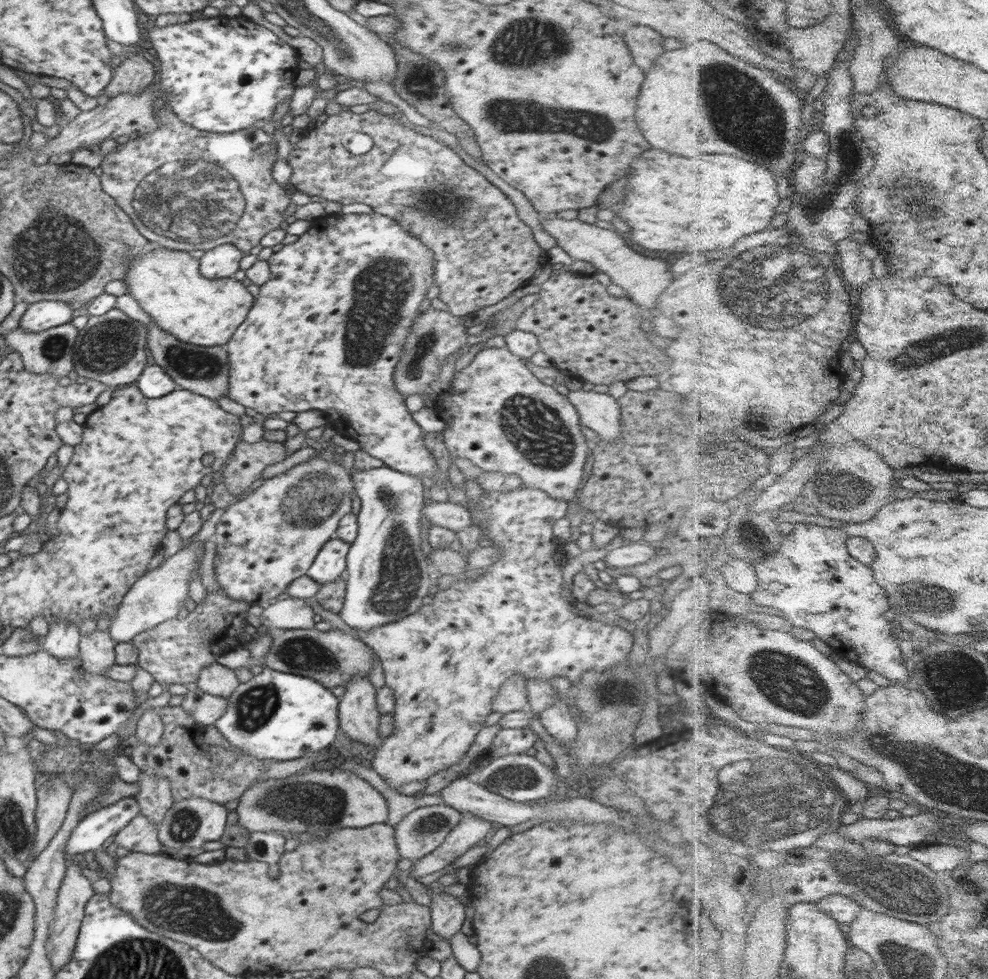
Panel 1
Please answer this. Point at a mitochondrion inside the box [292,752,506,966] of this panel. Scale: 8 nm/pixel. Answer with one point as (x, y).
(429, 825)

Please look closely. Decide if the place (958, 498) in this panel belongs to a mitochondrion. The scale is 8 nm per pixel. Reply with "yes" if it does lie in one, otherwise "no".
no

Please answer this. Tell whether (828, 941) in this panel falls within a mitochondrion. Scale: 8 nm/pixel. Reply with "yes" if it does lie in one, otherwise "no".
no

